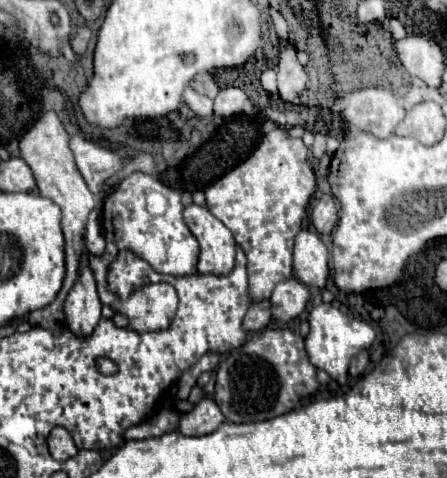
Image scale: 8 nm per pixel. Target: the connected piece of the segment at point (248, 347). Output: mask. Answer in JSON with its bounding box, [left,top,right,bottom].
[214,328,318,422]

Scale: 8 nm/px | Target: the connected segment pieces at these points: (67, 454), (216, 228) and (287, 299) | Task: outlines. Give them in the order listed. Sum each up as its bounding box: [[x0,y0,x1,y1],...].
[[46,428,78,460],[184,206,236,276],[270,278,310,322]]

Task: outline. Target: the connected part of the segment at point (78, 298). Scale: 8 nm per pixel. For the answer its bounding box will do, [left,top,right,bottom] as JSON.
[64,256,102,338]

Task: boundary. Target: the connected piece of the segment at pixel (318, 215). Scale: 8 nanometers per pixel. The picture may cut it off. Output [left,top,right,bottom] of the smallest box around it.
[312,194,338,234]

